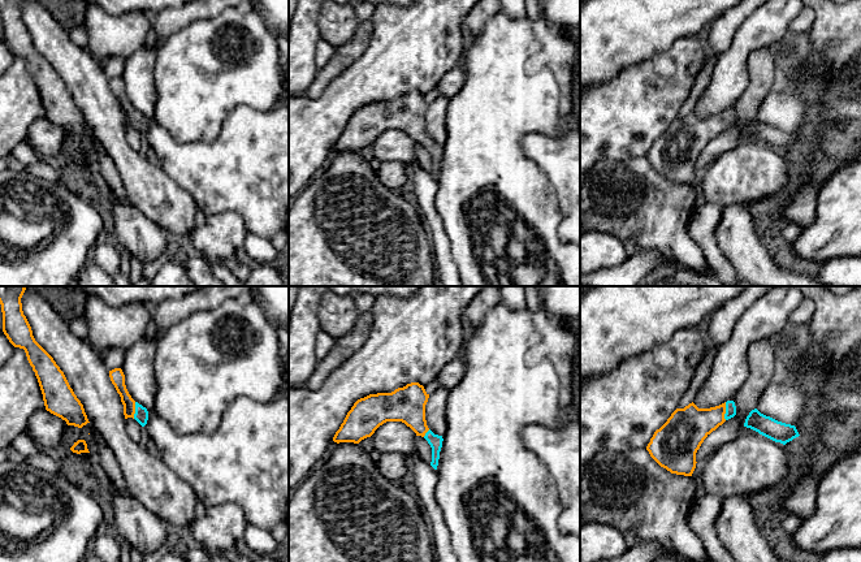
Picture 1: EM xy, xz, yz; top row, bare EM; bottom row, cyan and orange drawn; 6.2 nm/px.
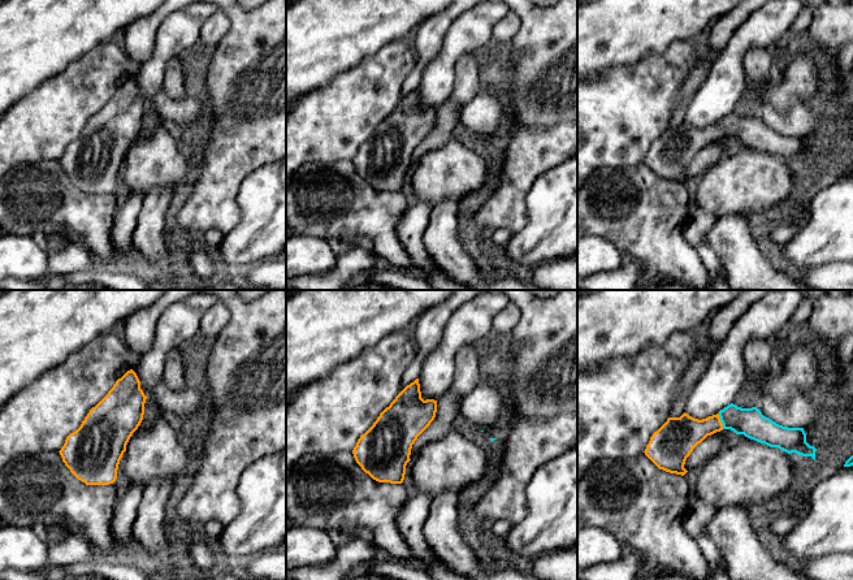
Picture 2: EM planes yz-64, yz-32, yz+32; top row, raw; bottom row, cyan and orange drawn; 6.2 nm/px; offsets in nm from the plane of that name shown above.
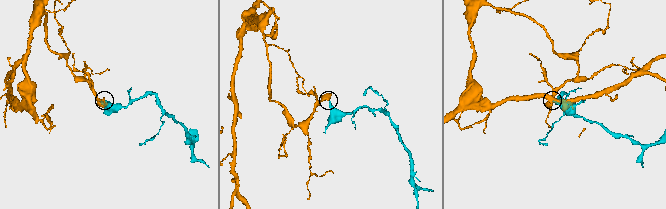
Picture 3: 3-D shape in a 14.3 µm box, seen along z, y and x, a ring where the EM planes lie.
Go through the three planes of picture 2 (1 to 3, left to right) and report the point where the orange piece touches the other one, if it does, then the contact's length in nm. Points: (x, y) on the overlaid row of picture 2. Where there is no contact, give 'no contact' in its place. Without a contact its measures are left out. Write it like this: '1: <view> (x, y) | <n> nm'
1: no contact
2: no contact
3: yz+32 (722, 421) | 100 nm

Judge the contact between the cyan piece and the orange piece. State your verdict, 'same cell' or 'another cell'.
same cell

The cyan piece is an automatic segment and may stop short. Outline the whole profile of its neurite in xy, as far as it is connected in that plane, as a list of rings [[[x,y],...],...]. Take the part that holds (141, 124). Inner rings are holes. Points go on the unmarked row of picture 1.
[[[114,77],[109,79],[109,86],[112,92],[114,94],[117,101],[121,105],[121,111],[124,113],[124,124],[125,127],[133,126],[135,127],[142,135],[147,133],[148,129],[148,120],[146,116],[135,111],[131,104],[129,103],[126,94],[125,94],[125,83],[121,77]]]

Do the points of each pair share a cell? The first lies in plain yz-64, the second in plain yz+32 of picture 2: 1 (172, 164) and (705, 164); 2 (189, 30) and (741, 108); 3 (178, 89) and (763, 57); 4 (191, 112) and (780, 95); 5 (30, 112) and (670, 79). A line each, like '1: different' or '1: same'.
1: different
2: different
3: same
4: different
5: same

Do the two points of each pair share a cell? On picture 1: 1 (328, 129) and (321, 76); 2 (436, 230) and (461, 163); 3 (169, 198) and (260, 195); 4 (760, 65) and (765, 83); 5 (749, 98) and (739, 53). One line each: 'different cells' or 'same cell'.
1: different cells
2: different cells
3: different cells
4: same cell
5: different cells

